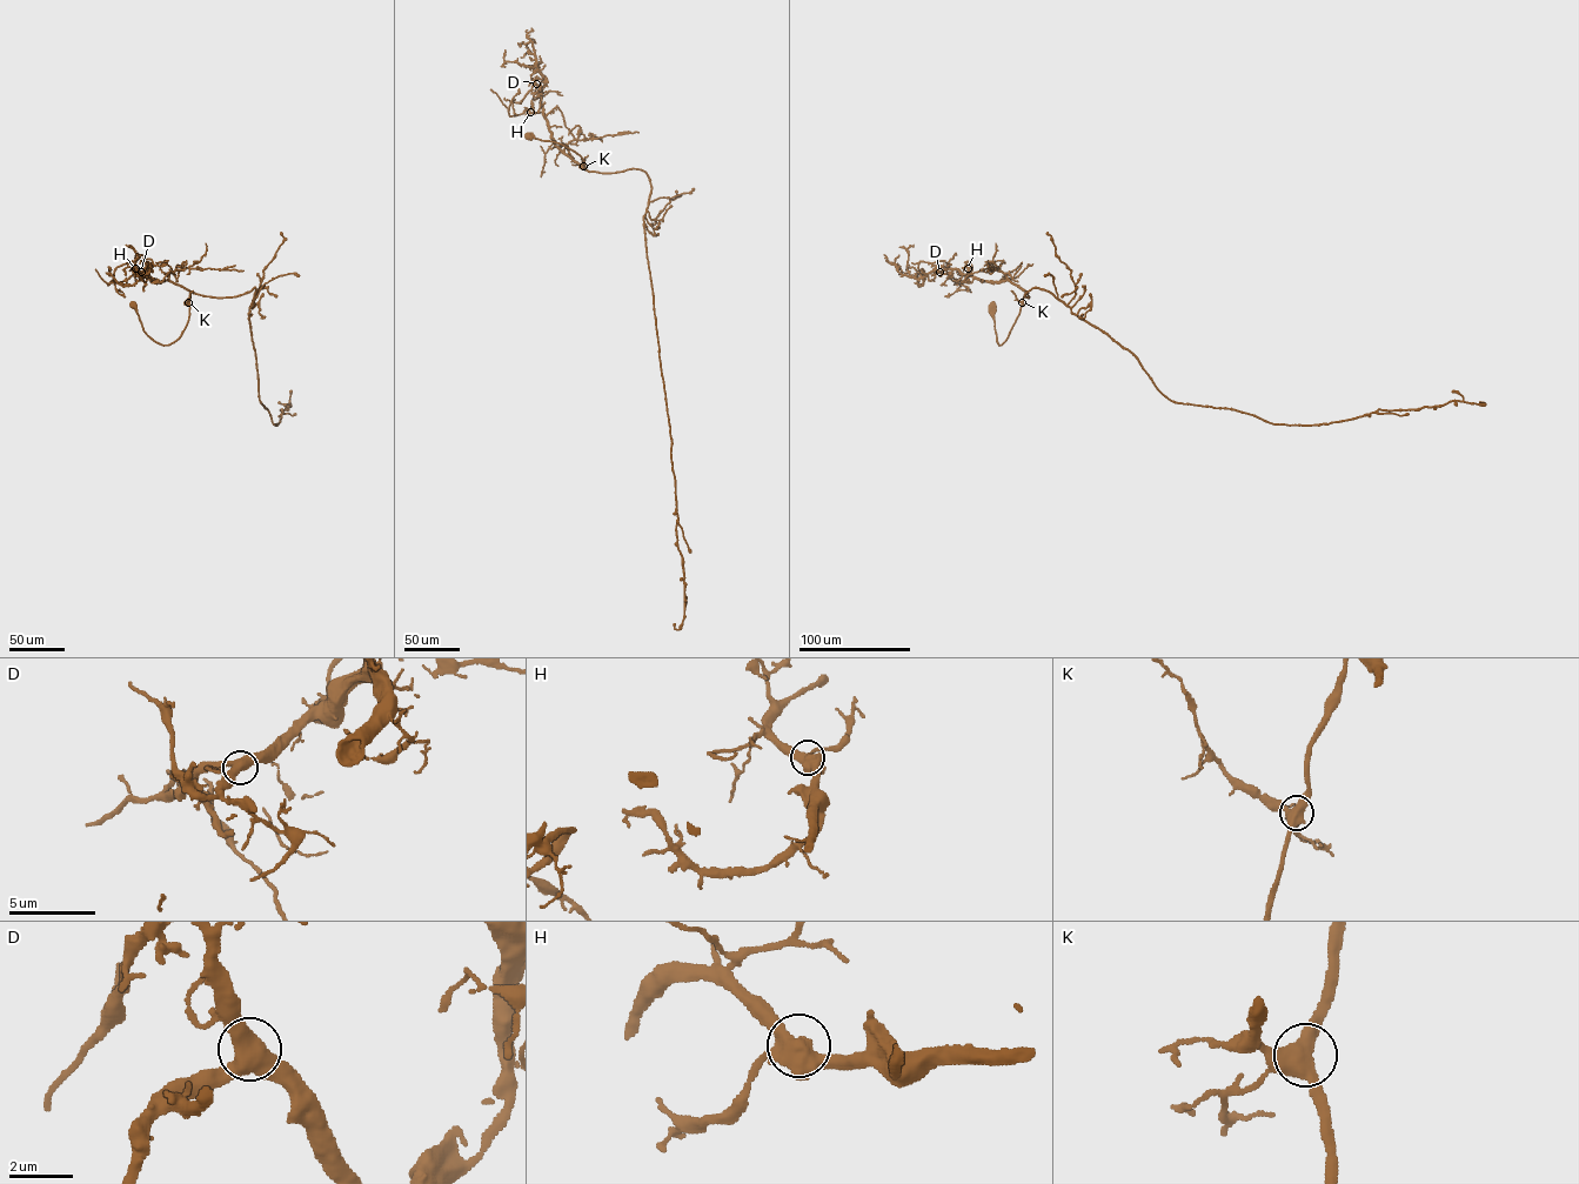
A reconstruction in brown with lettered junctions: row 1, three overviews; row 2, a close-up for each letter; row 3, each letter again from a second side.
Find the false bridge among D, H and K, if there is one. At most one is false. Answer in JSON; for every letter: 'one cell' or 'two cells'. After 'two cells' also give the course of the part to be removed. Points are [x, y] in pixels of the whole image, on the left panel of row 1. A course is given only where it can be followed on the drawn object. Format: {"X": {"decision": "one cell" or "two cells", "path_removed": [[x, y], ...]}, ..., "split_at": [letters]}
{"D": {"decision": "one cell"}, "H": {"decision": "one cell"}, "K": {"decision": "one cell"}, "split_at": []}

